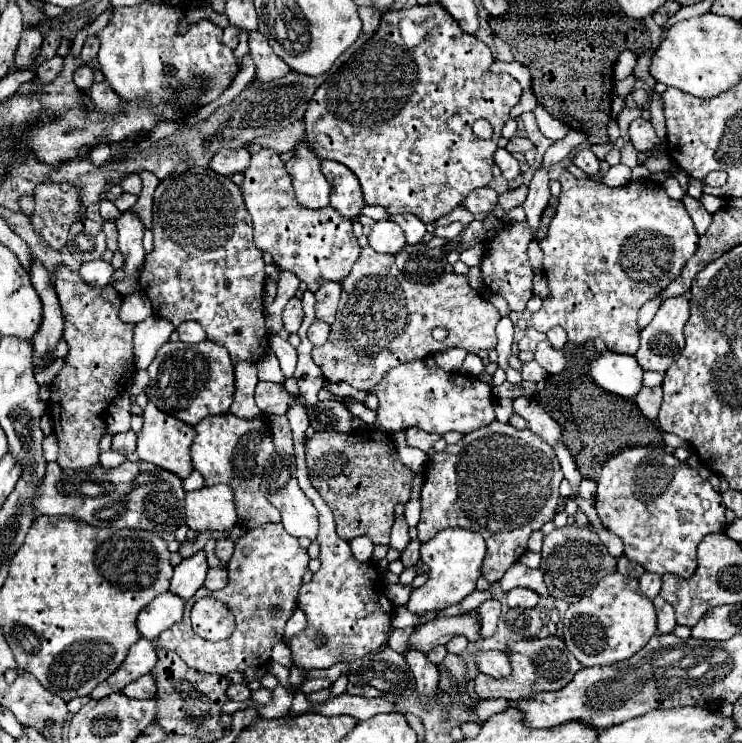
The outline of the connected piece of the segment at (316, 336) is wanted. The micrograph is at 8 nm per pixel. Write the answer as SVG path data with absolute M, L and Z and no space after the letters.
M315 320L313 326L309 328L309 340L315 344L315 346L321 346L329 336L329 324L323 324L321 320Z

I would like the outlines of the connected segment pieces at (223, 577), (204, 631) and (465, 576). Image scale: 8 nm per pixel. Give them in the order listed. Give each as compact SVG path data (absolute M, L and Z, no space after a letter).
M209 568L207 580L205 580L205 588L221 590L225 586L227 586L227 570L223 570L223 568Z
M201 598L195 602L191 610L191 622L193 630L203 640L223 640L229 638L235 628L235 618L227 604L215 600L215 598Z
M445 528L437 532L429 542L421 544L421 560L429 566L429 580L421 588L413 588L411 598L407 602L407 610L415 614L425 614L461 604L467 594L471 594L477 586L483 558L485 540L477 532L469 532L465 528Z

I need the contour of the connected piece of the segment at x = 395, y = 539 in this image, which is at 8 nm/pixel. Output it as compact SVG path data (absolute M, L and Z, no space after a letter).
M397 518L395 524L393 524L393 528L391 528L391 542L389 542L389 546L395 548L397 552L403 552L407 548L407 544L409 544L407 530L409 530L407 522L403 518Z

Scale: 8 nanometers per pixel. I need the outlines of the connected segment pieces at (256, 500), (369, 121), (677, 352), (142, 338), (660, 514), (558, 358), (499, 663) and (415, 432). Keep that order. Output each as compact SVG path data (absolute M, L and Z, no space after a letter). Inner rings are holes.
M227 412L227 416L207 416L207 420L201 420L195 426L195 430L197 430L197 436L191 446L193 468L203 474L205 486L227 484L233 488L235 498L237 498L237 516L241 520L241 526L251 530L267 522L281 522L279 510L259 490L265 462L275 452L273 434L269 428L269 414L261 412L259 416L251 420L239 418L231 412Z
M439 2L427 4L427 6L413 6L409 10L389 10L383 14L381 18L381 26L379 30L361 46L361 50L357 50L335 74L331 74L315 92L315 96L311 98L307 112L305 112L305 126L307 126L307 142L311 144L311 148L315 150L315 154L321 160L335 160L345 164L349 170L355 172L355 176L361 182L363 188L363 196L367 204L373 206L383 206L389 214L415 214L419 216L425 224L427 222L435 222L439 218L443 218L445 214L449 214L453 208L457 208L465 196L481 186L487 186L493 180L493 166L495 166L495 152L497 152L497 140L501 138L501 130L505 126L505 122L509 120L509 112L511 108L519 102L521 98L521 86L519 82L509 76L509 74L493 74L489 70L489 66L493 64L493 56L489 46L485 46L477 36L469 36L465 34L459 24L455 24L453 16L447 16L447 12L443 12L443 8L439 8ZM485 118L491 122L491 126L495 128L495 134L491 140L479 140L473 136L473 122Z
M677 296L677 298L669 298L665 300L655 318L651 320L651 324L641 332L641 346L635 354L637 362L641 368L645 370L653 370L653 372L659 372L659 374L665 374L667 368L681 356L681 350L685 346L685 340L683 340L683 326L685 322L689 320L689 300L683 298L683 296Z
M155 314L143 322L137 322L133 328L135 366L147 368L153 362L155 352L169 340L171 332L173 332L173 326Z
M625 448L619 454L611 456L603 466L601 478L597 480L597 514L607 530L617 534L623 540L625 556L641 564L647 572L653 574L675 574L681 578L691 578L697 568L697 544L703 536L711 532L725 530L725 504L721 494L713 490L709 480L701 478L697 470L679 462L673 454L663 448Z
M547 340L537 344L537 348L535 348L535 360L549 374L559 374L565 368L565 356L563 356L563 352L555 350Z
M489 650L477 656L477 666L483 674L493 678L507 678L511 676L511 660L507 660L507 652L503 650Z
M407 428L407 444L409 444L409 446L415 446L415 448L419 448L419 450L423 450L423 452L429 452L439 438L441 438L441 436L423 432L423 430L419 430L419 428Z

